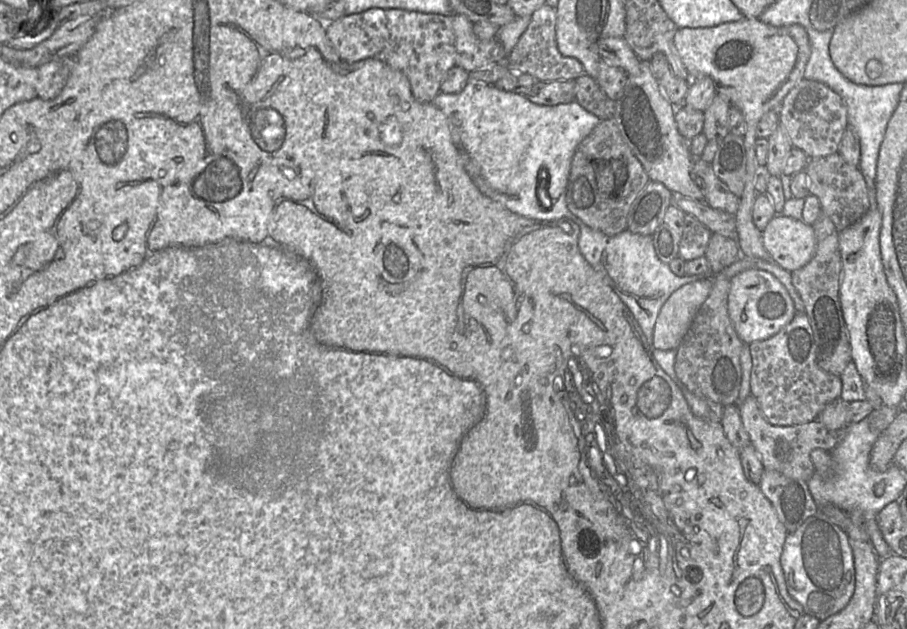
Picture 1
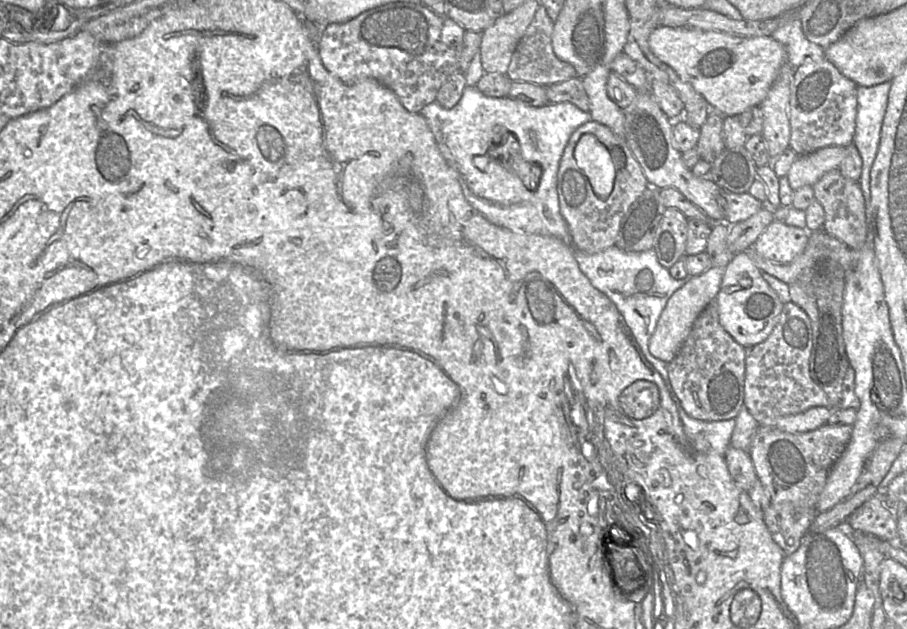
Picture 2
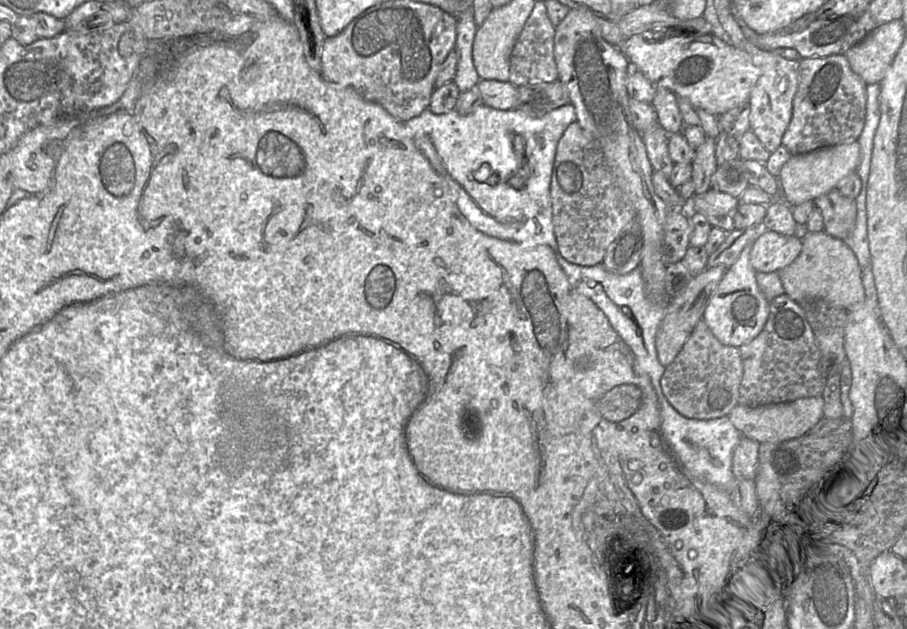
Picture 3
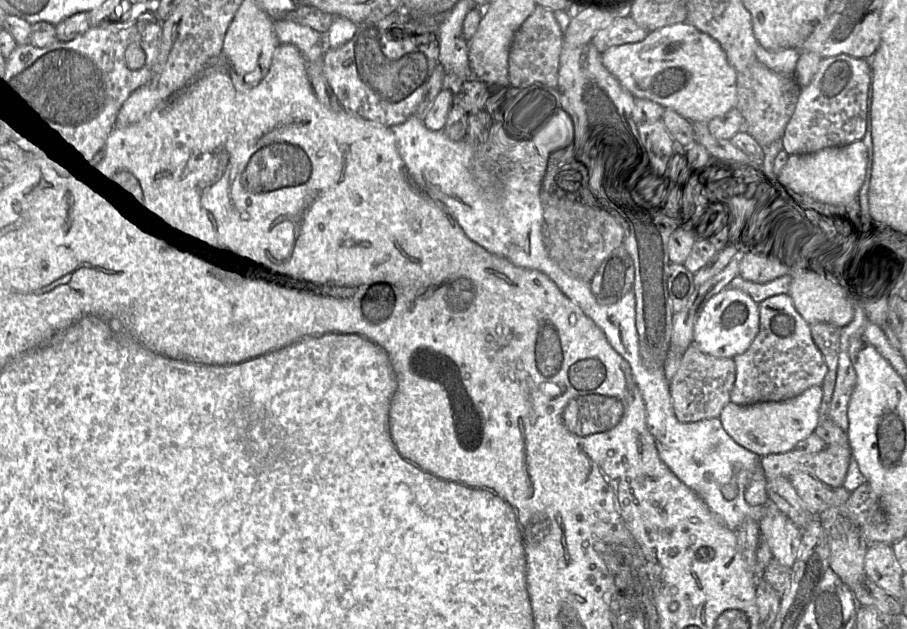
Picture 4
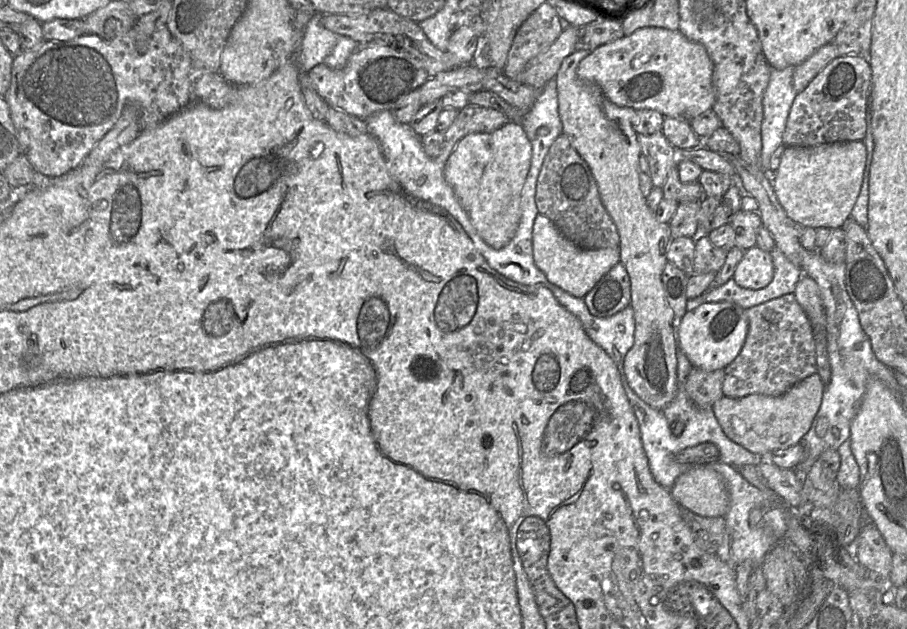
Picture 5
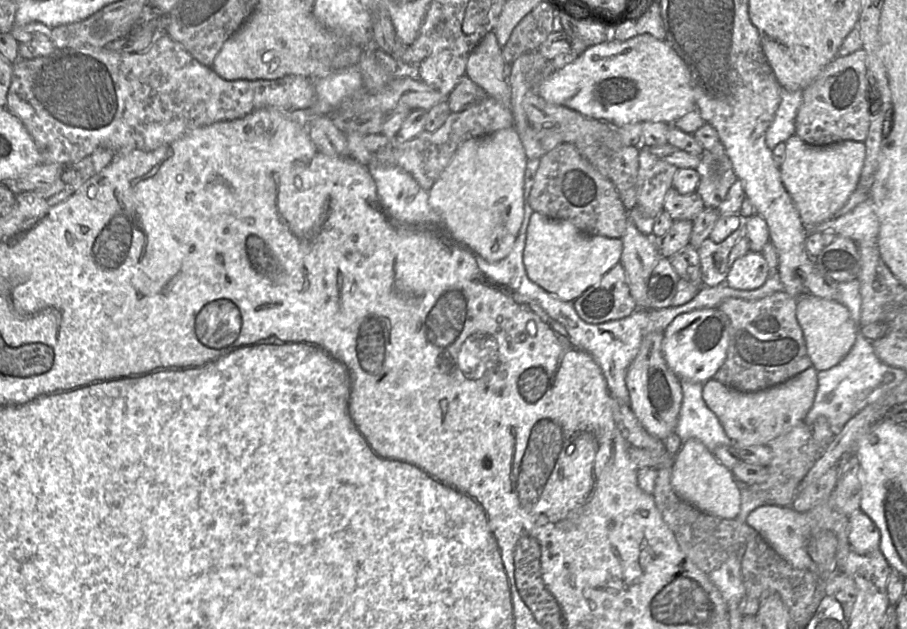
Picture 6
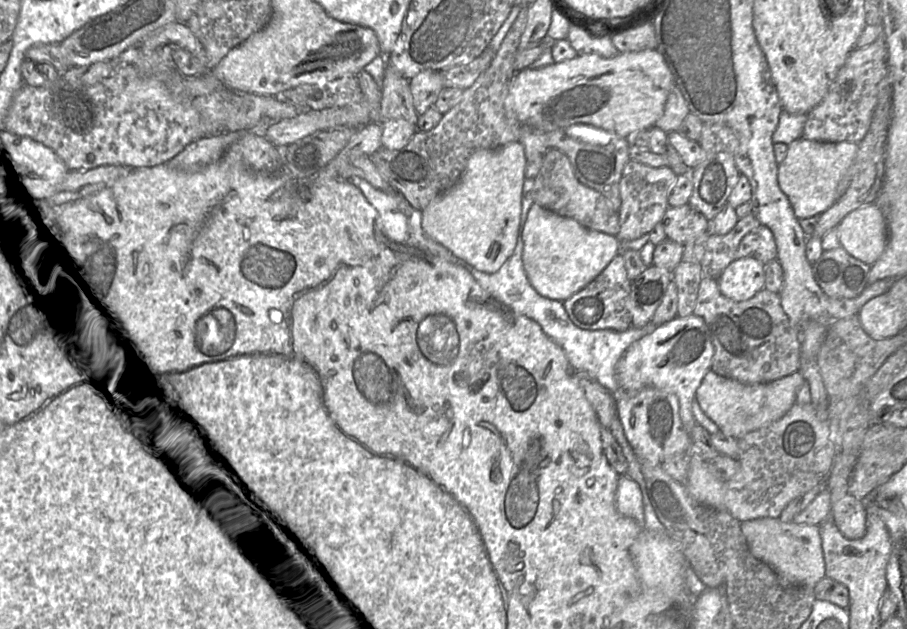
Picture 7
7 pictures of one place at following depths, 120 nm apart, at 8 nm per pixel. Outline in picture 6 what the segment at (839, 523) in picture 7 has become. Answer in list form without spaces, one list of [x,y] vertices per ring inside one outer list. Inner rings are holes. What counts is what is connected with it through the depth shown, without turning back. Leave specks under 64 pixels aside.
[[[860,510],[848,517],[849,543],[859,555],[880,549],[880,532],[873,521]]]

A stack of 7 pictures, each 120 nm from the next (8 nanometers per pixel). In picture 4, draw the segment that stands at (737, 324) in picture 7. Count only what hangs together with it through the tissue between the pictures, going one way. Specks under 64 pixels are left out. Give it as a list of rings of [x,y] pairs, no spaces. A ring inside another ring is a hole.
[[[788,293],[769,297],[763,300],[761,303],[759,303],[759,331],[754,340],[751,342],[750,346],[742,354],[733,357],[733,360],[735,363],[736,377],[733,388],[730,393],[730,401],[738,405],[749,405],[766,401],[783,401],[793,398],[810,387],[821,386],[824,376],[827,372],[827,366],[824,362],[823,356],[817,348],[817,346],[815,345],[811,336],[810,325],[795,309],[792,299]]]

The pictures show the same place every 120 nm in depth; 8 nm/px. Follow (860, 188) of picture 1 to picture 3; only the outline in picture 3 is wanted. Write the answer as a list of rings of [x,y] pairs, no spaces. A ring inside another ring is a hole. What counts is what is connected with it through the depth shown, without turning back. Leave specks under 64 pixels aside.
[[[836,188],[818,197],[814,203],[821,211],[827,234],[841,240],[851,237],[856,225],[856,200],[843,196]]]

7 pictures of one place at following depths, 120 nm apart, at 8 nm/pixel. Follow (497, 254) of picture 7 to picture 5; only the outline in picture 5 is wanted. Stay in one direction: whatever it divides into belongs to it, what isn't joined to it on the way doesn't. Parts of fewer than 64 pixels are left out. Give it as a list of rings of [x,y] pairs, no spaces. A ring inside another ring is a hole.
[[[508,122],[491,133],[473,133],[454,147],[444,177],[468,212],[481,238],[501,249],[514,237],[521,218],[522,189],[530,169],[531,143],[520,123]]]

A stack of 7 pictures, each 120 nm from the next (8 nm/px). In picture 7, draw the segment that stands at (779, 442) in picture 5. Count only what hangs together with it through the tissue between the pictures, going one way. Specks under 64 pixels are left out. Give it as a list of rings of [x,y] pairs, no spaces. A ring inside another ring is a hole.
[[[711,369],[697,388],[695,399],[720,431],[739,439],[782,418],[796,402],[797,392],[804,383],[799,371],[767,383],[744,384],[720,376]]]

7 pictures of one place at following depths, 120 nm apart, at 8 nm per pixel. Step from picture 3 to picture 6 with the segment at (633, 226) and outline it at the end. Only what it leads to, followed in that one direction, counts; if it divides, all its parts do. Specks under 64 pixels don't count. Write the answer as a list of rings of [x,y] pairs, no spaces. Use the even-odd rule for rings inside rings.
[[[620,262],[572,304],[578,316],[589,324],[619,320],[637,310]]]

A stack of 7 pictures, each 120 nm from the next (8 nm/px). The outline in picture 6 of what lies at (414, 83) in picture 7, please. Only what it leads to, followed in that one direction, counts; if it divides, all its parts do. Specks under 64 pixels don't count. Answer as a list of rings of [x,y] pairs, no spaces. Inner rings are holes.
[[[442,50],[418,65],[417,78],[448,96],[466,74],[468,53]]]

